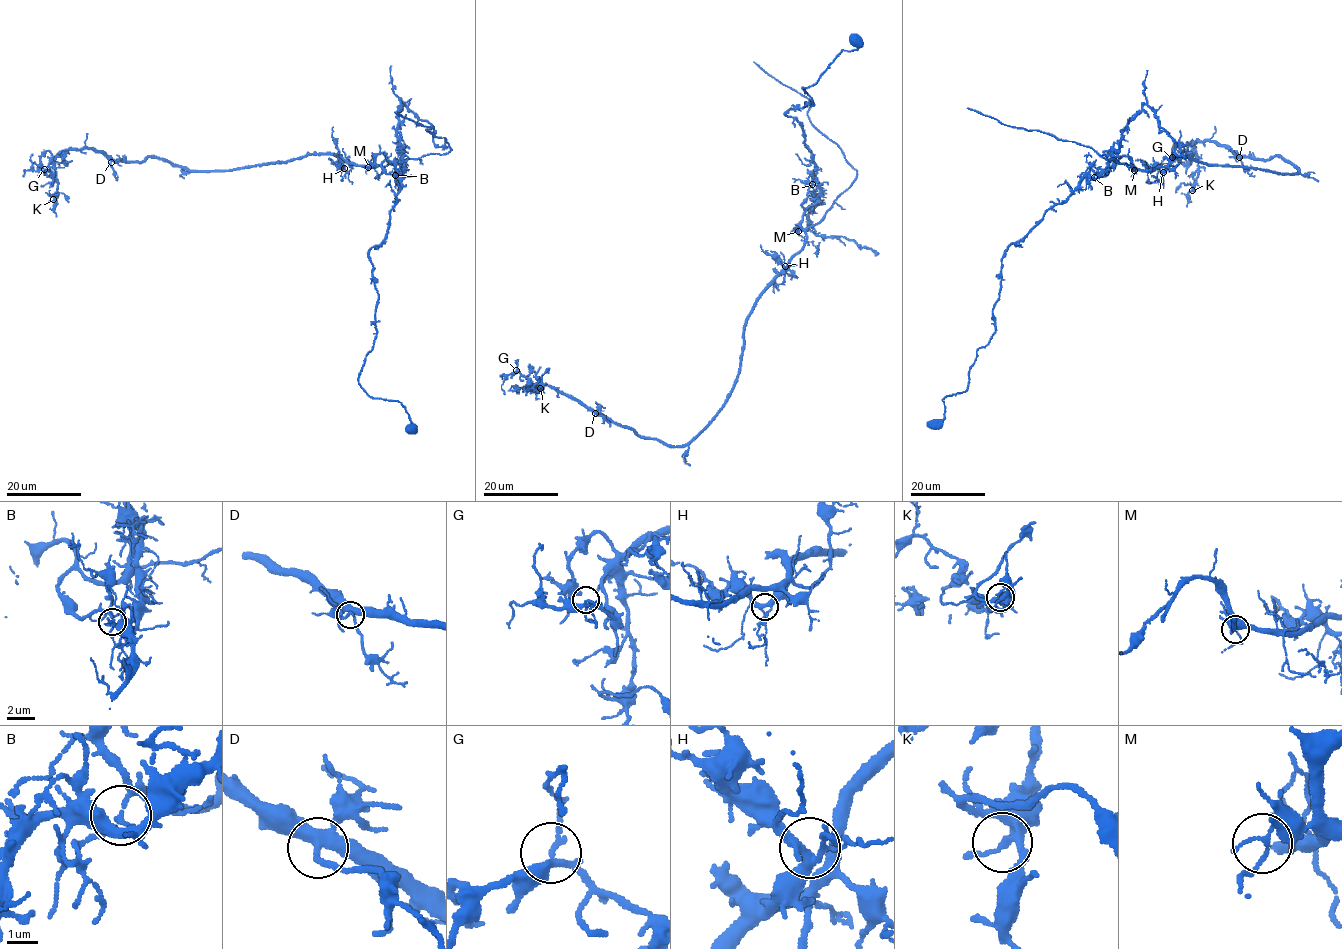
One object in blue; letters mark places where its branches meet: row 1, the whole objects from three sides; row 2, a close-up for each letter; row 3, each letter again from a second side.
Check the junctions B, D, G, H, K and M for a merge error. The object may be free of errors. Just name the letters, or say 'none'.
B

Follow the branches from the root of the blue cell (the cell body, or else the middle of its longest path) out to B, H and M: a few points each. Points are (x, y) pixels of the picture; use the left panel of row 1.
B: (410, 430), (401, 403), (373, 398), (358, 382), (376, 334), (368, 254), (386, 236), (396, 175)
H: (410, 430), (401, 403), (358, 382), (376, 334), (368, 254), (401, 184), (382, 153), (344, 168)
M: (410, 430), (401, 403), (358, 382), (376, 334), (368, 254), (401, 184), (381, 153), (368, 167)

